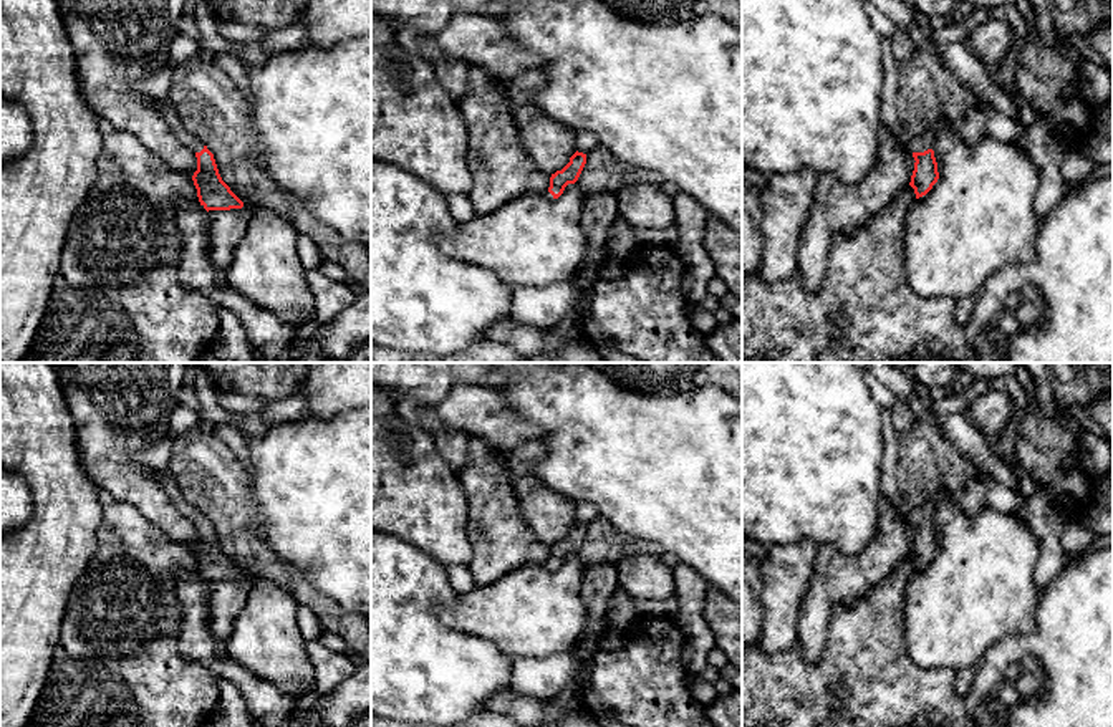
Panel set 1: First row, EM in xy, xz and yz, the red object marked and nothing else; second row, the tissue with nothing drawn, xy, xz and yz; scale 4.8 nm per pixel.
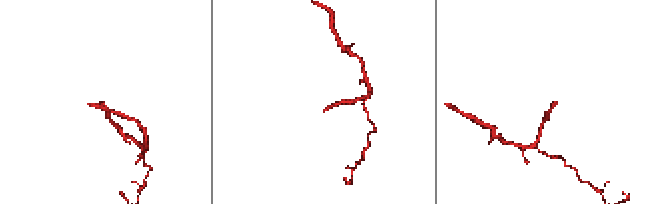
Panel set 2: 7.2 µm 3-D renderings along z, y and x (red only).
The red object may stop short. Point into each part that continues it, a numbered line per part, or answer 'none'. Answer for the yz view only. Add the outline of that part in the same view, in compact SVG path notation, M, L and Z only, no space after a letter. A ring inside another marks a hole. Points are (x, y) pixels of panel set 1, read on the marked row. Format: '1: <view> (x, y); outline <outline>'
1: yz (921, 143); outline M928 131L924 134L921 134L921 136L904 137L904 141L906 141L906 147L911 152L924 152L928 149L932 149L934 141L936 141L936 134Z

